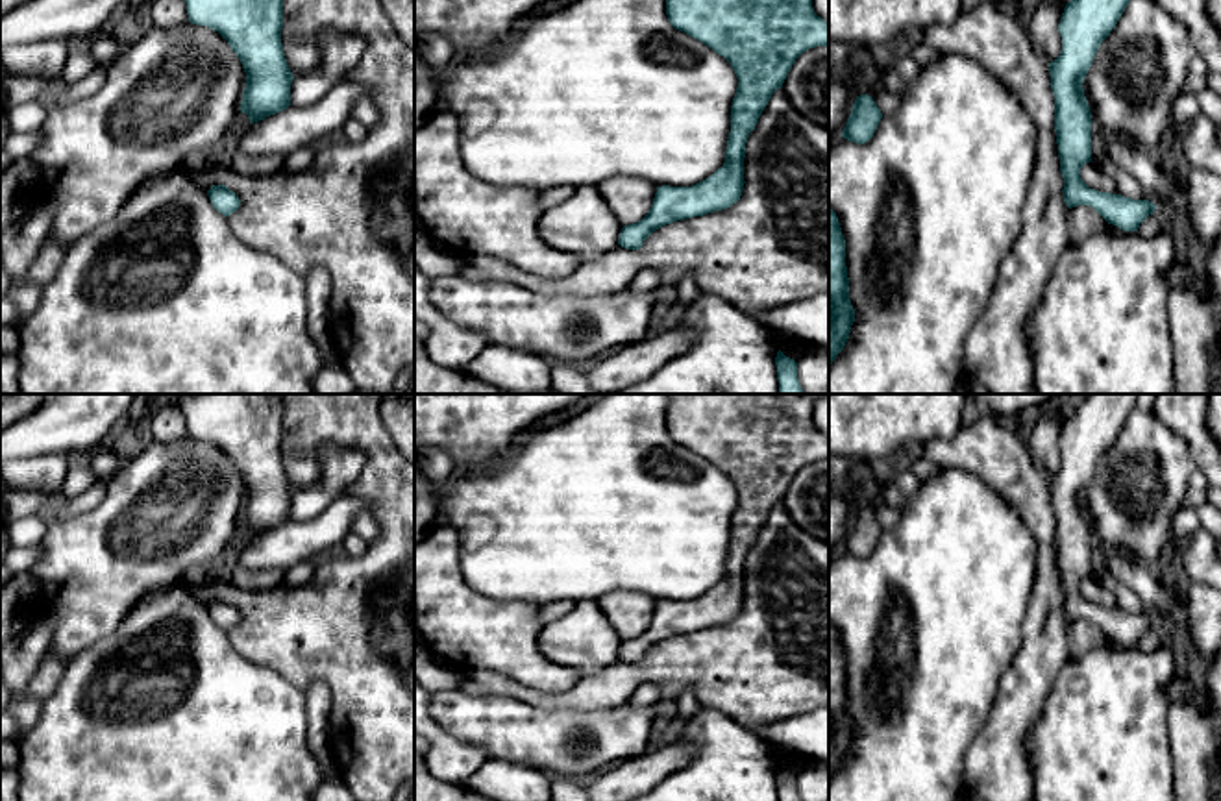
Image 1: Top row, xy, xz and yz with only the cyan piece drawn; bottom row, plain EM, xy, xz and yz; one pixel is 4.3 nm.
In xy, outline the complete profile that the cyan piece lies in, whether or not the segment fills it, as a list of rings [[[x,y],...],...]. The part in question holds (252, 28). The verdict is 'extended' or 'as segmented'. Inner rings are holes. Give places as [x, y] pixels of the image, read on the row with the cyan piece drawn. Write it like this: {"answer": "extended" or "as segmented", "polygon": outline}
{"answer": "as segmented", "polygon": [[[185,0],[189,22],[218,31],[246,72],[240,113],[250,124],[290,105],[292,72],[281,28],[283,0]]]}

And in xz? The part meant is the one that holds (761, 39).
{"answer": "as segmented", "polygon": [[[666,0],[666,15],[675,30],[723,55],[738,87],[723,166],[692,187],[657,187],[648,215],[622,228],[618,244],[627,250],[640,250],[666,224],[740,200],[746,142],[758,117],[796,59],[808,48],[829,44],[829,22],[814,13],[812,0]]]}

